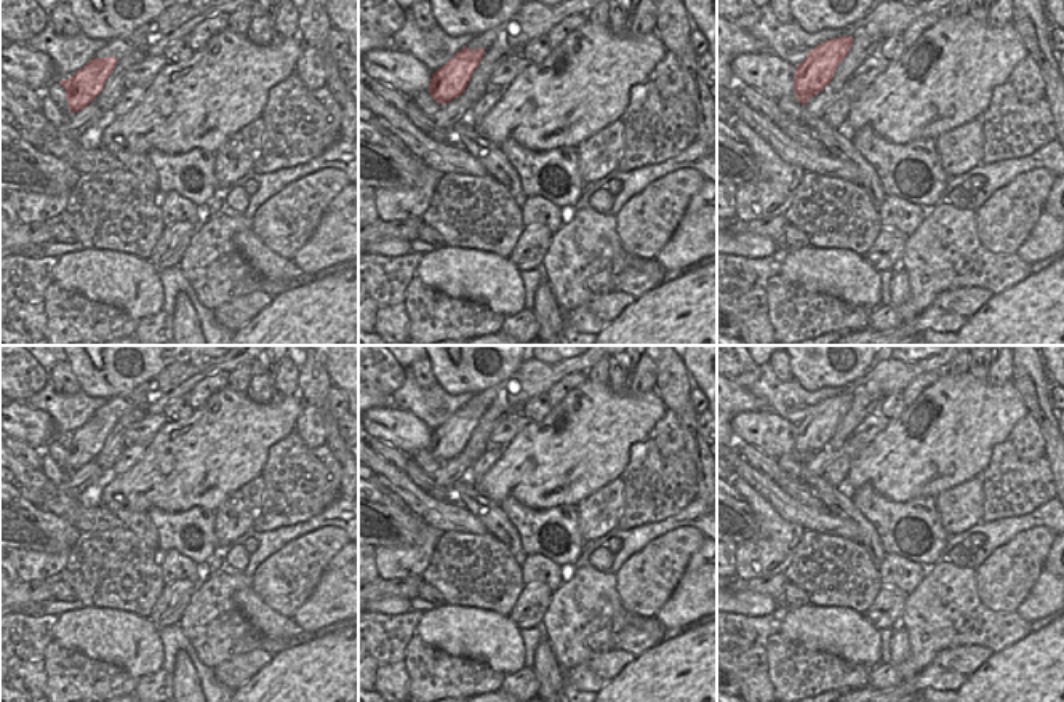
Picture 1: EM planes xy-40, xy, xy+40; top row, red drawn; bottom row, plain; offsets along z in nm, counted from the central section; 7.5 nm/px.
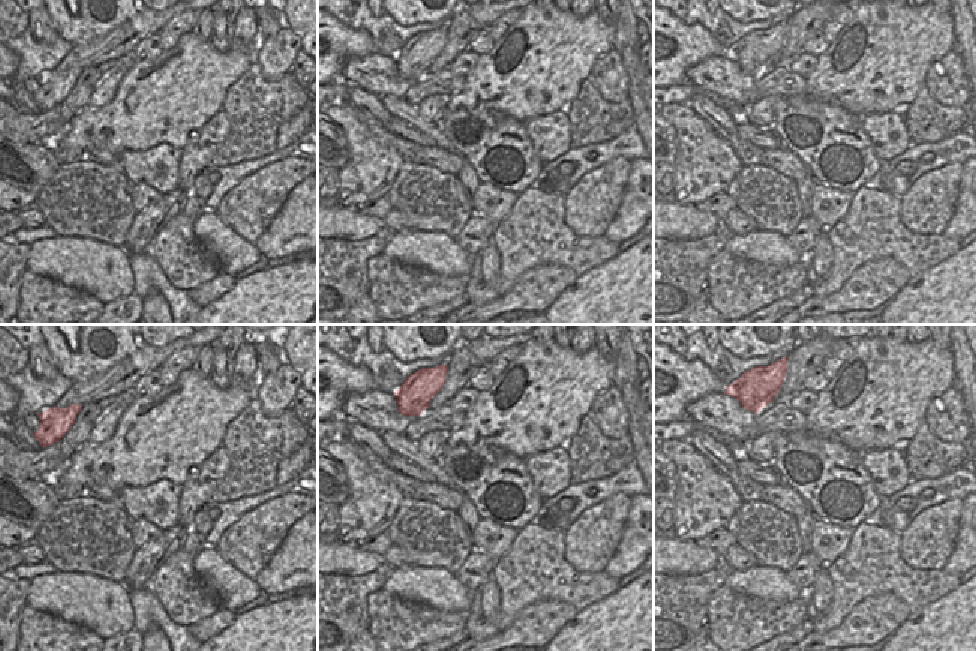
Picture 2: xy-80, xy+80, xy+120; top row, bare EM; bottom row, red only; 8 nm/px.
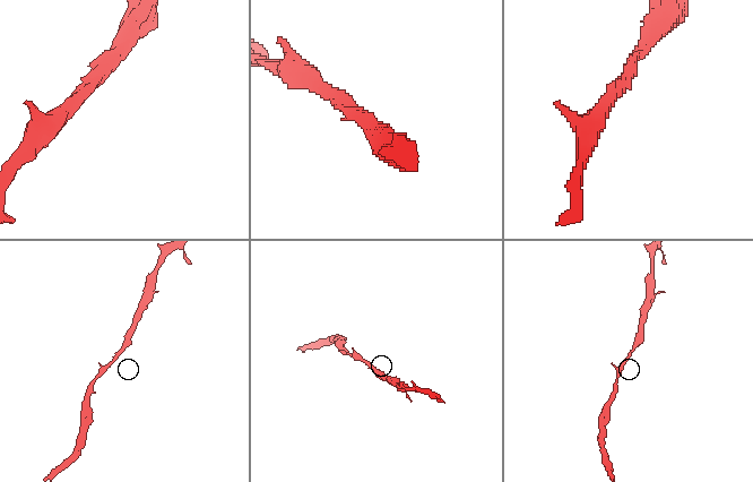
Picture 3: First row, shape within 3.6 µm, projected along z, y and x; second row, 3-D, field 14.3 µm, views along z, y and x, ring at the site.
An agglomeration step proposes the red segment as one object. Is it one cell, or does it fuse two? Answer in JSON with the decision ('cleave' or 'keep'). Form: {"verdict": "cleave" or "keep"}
{"verdict": "keep"}

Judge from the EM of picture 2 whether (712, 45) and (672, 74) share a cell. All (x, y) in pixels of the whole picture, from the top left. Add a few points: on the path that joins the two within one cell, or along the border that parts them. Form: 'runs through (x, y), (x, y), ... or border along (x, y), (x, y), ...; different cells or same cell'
runs through (702, 45), (681, 63); same cell

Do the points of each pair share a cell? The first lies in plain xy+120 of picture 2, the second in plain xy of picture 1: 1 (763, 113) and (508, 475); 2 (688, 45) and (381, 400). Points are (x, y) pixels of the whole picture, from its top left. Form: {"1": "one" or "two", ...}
{"1": "two", "2": "one"}

